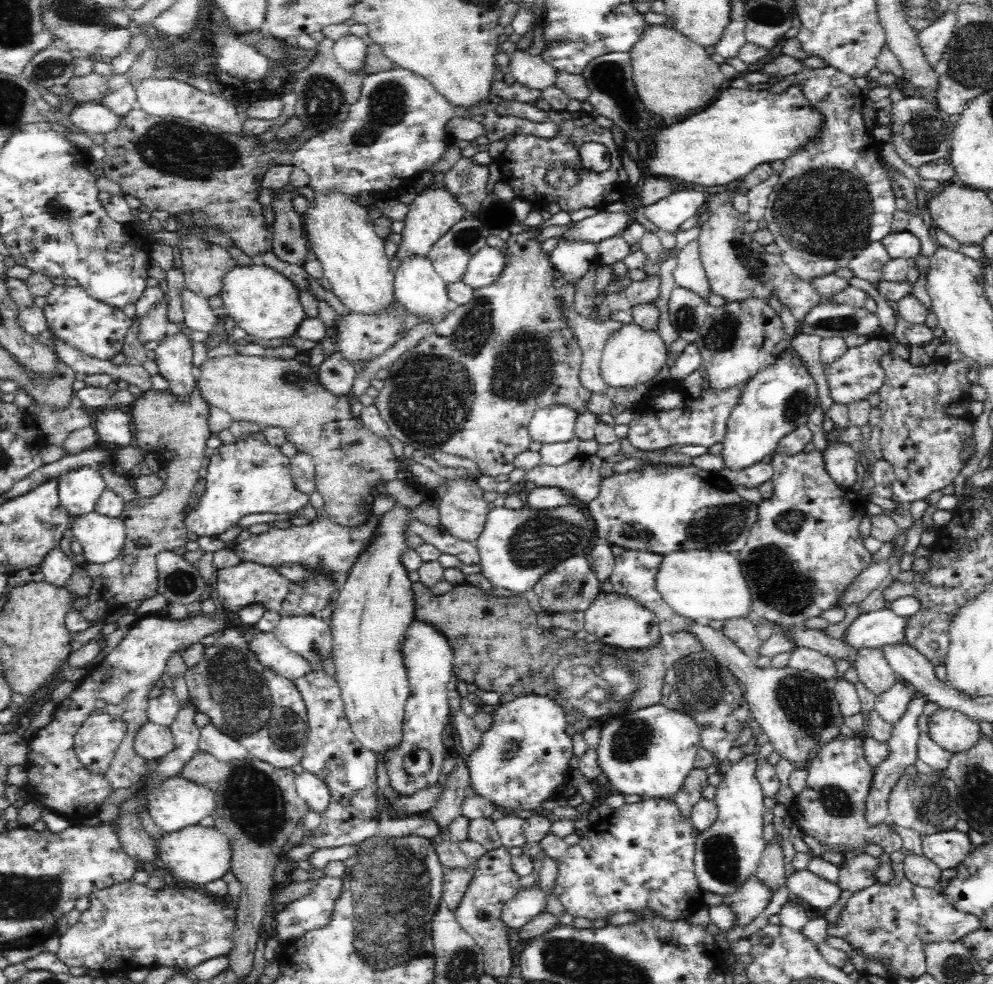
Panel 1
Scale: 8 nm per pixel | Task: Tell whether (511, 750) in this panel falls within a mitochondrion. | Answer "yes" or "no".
yes

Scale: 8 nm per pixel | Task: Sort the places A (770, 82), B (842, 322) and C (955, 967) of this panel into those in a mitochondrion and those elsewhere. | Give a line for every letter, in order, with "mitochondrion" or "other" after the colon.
A: other
B: mitochondrion
C: mitochondrion

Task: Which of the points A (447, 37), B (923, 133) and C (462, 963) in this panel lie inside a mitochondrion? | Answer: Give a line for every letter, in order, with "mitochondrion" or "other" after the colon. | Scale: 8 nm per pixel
A: other
B: mitochondrion
C: mitochondrion

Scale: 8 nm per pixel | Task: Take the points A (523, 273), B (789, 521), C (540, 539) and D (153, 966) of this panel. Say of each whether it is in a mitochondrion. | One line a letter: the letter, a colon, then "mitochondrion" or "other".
A: other
B: mitochondrion
C: mitochondrion
D: other

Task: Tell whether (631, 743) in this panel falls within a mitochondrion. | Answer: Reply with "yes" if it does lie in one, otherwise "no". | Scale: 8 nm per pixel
yes

